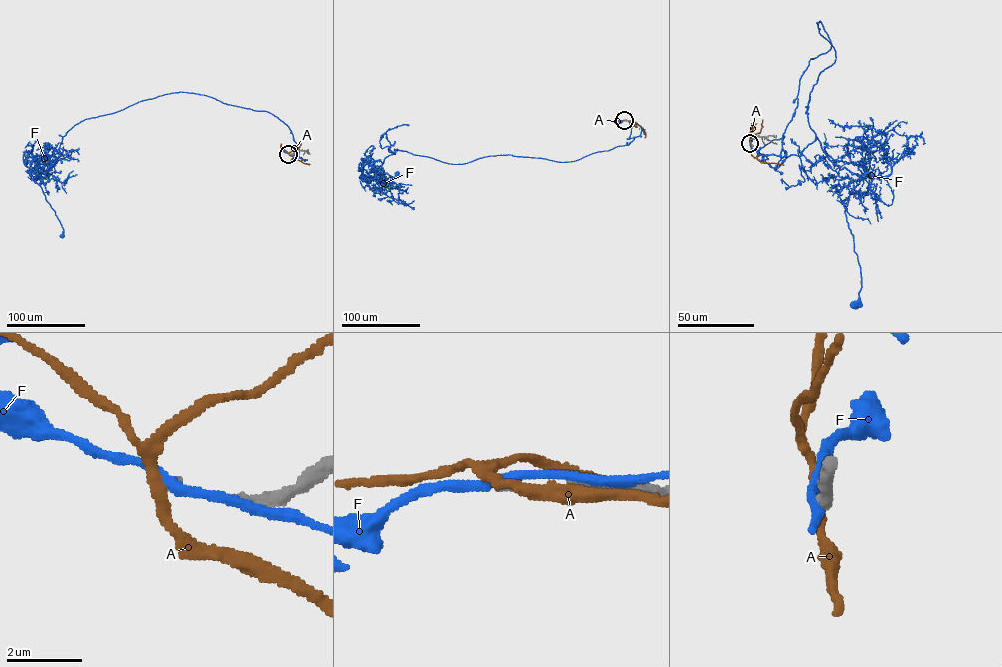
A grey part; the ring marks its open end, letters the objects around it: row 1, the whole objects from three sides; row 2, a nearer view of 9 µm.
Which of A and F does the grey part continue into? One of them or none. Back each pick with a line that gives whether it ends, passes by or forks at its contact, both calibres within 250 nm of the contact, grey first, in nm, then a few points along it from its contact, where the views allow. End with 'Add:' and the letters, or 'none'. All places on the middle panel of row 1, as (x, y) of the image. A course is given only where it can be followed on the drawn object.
Add: none

